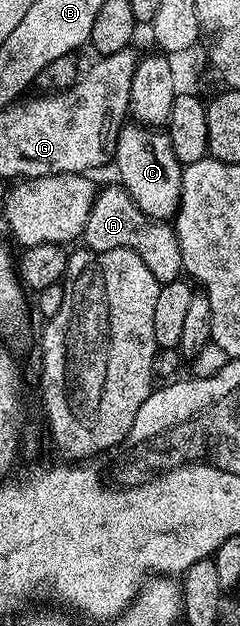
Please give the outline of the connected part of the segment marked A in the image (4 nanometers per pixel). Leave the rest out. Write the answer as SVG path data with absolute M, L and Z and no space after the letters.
M113 184L97 193L94 204L90 208L90 216L84 225L84 233L82 242L87 249L90 250L109 250L110 248L126 248L133 250L138 256L142 256L142 261L146 263L146 268L150 268L150 272L154 272L154 276L160 283L175 282L181 277L184 265L182 264L182 252L178 248L178 236L175 229L167 221L159 218L151 218L142 212L142 208L138 208L138 204L134 204L134 200L130 196L130 192L126 192L123 186Z

